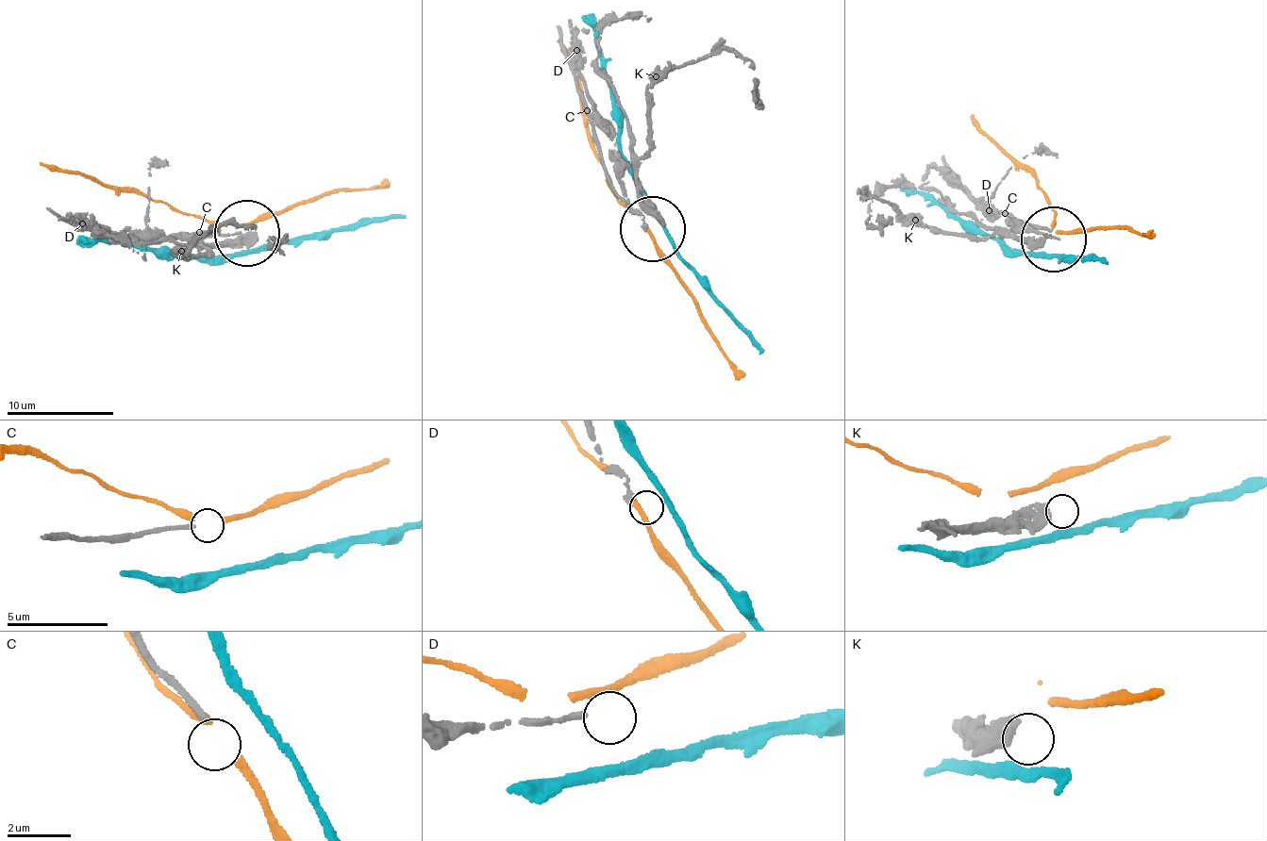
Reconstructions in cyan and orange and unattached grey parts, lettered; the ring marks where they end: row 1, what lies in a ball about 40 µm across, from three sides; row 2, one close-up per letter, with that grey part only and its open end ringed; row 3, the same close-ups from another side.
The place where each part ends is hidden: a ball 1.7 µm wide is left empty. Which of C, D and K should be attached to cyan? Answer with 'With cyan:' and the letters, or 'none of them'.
With cyan: none of them

